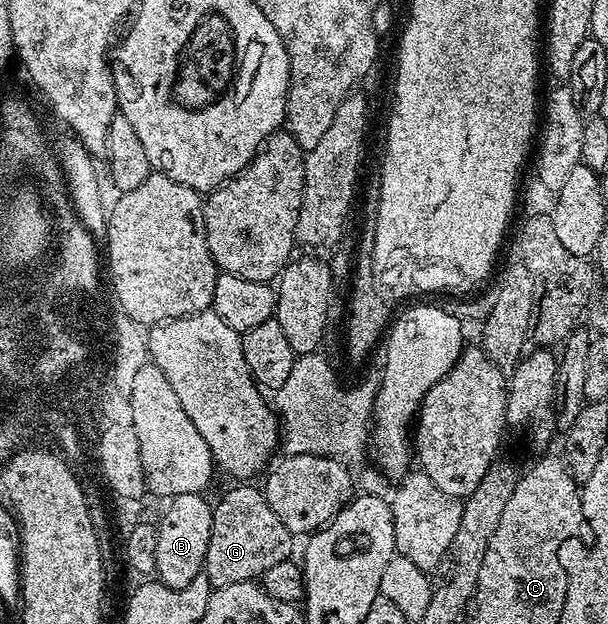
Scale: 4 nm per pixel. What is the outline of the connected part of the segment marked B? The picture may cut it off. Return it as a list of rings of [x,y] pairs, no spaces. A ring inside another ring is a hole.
[[[181,493],[170,496],[163,516],[157,519],[157,565],[158,582],[173,589],[185,589],[203,571],[205,553],[209,549],[209,533],[213,529],[212,504],[206,503],[202,494]]]

